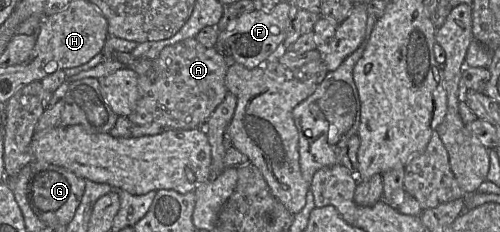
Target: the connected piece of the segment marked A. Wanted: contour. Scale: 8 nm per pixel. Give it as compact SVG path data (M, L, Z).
M187 38L166 46L158 57L153 59L149 71L138 77L139 98L134 110L127 117L136 125L159 124L165 130L189 130L204 125L228 94L225 76L230 64L233 63L229 63L215 47L206 48L195 38Z

